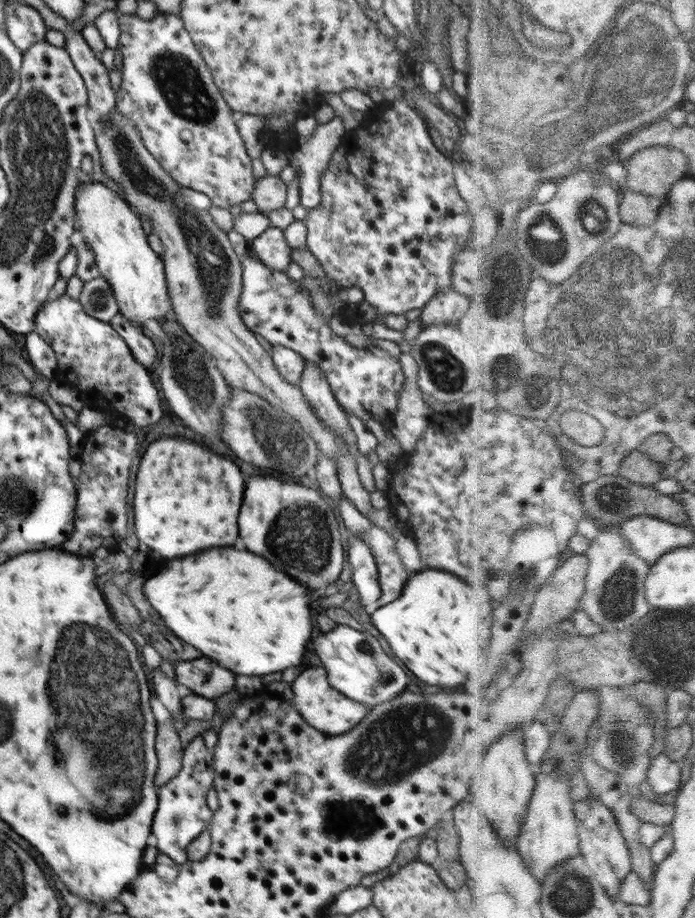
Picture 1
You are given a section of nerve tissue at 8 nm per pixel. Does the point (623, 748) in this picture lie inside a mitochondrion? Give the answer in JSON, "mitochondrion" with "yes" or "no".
{"mitochondrion":"yes"}

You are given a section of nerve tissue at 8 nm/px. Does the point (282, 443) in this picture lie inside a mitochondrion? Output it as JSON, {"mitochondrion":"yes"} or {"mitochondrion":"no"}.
{"mitochondrion":"yes"}

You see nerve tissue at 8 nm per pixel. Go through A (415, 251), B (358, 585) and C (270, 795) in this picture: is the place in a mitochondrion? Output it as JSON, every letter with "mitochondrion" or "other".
{"A":"other","B":"other","C":"other"}

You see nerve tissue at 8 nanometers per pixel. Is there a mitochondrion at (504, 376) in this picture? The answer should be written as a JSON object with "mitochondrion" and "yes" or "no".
{"mitochondrion":"yes"}

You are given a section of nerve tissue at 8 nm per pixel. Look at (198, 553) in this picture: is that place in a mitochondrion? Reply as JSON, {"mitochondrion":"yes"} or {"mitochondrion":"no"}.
{"mitochondrion":"no"}

